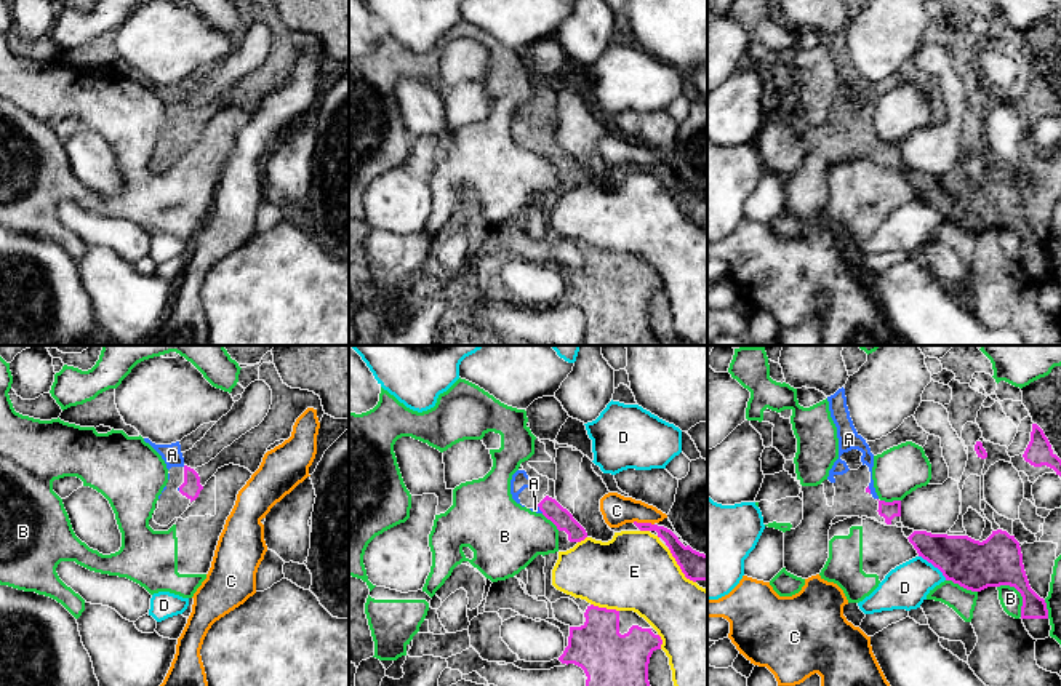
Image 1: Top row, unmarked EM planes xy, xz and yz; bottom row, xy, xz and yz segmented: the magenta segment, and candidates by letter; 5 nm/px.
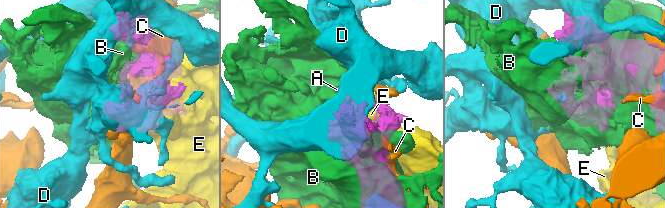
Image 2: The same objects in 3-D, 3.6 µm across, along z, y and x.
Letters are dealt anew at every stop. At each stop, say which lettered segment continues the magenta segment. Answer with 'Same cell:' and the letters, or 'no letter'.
Same cell: A

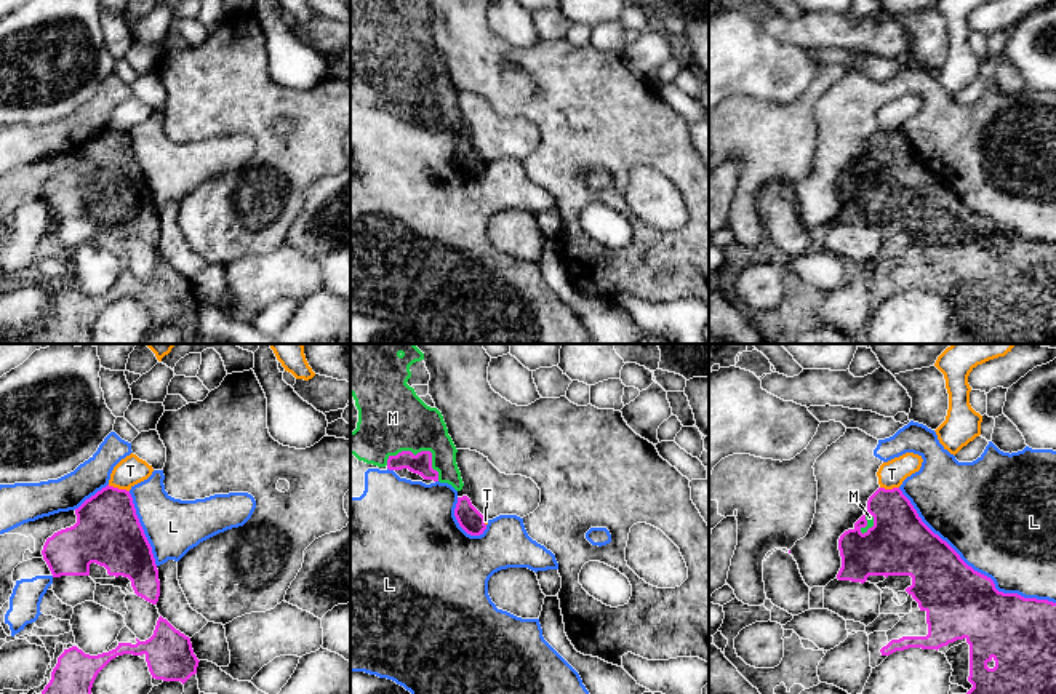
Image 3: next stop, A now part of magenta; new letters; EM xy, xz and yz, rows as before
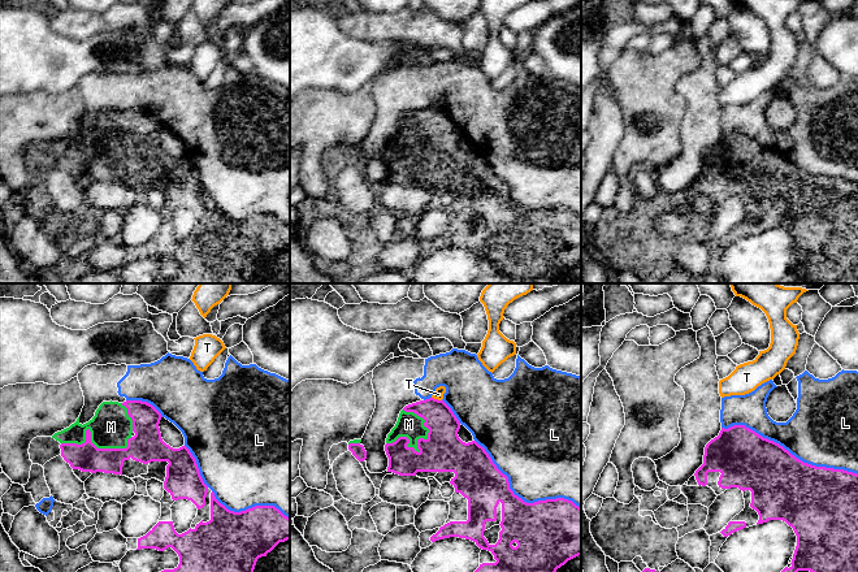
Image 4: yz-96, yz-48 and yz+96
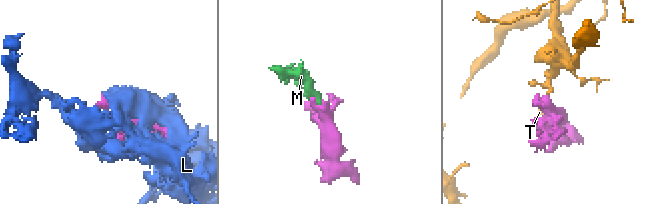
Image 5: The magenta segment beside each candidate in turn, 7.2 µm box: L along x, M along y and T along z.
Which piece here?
Same cell: M

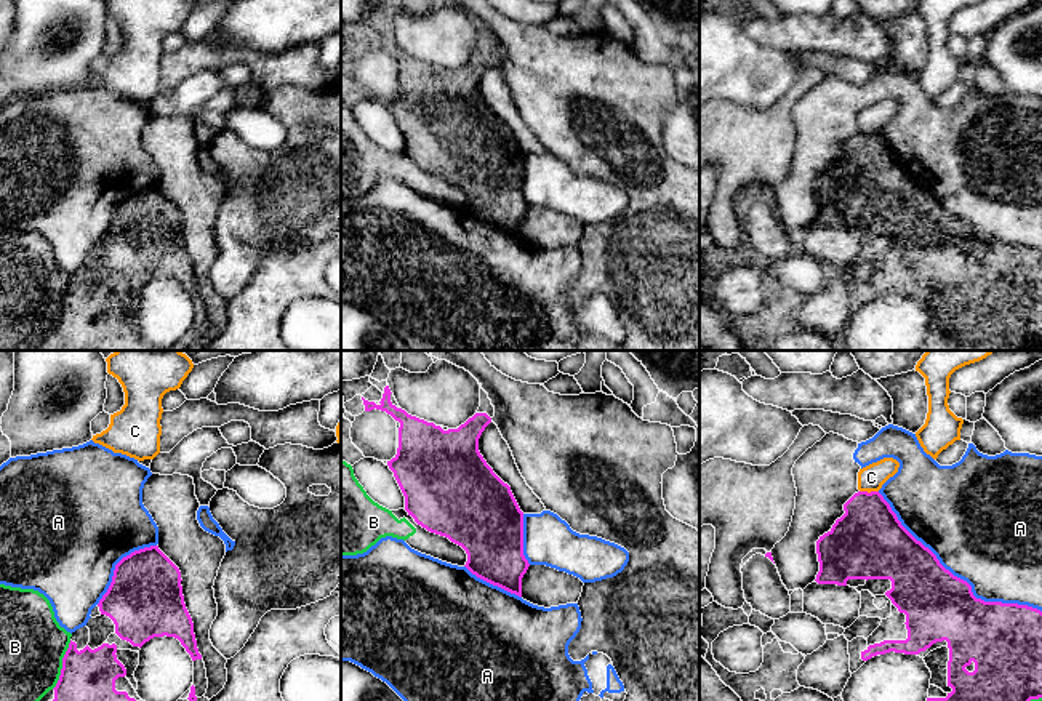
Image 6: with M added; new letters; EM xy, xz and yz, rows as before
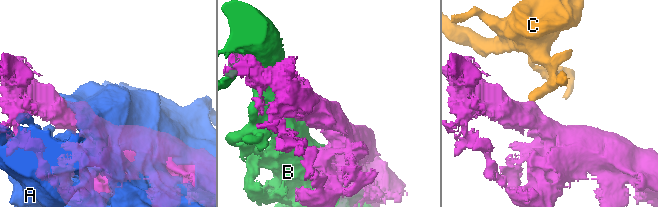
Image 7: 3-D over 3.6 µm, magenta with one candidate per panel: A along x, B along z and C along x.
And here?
Same cell: no letter

